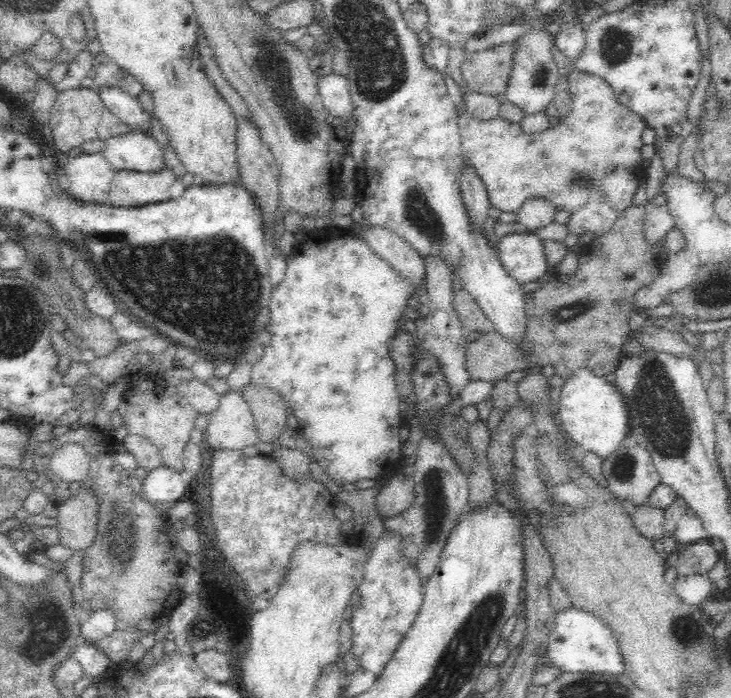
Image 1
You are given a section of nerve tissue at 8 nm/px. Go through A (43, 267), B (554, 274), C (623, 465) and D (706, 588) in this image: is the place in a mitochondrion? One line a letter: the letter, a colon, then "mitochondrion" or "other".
A: mitochondrion
B: other
C: mitochondrion
D: other

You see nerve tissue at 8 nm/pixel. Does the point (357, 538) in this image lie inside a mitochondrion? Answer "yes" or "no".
no

